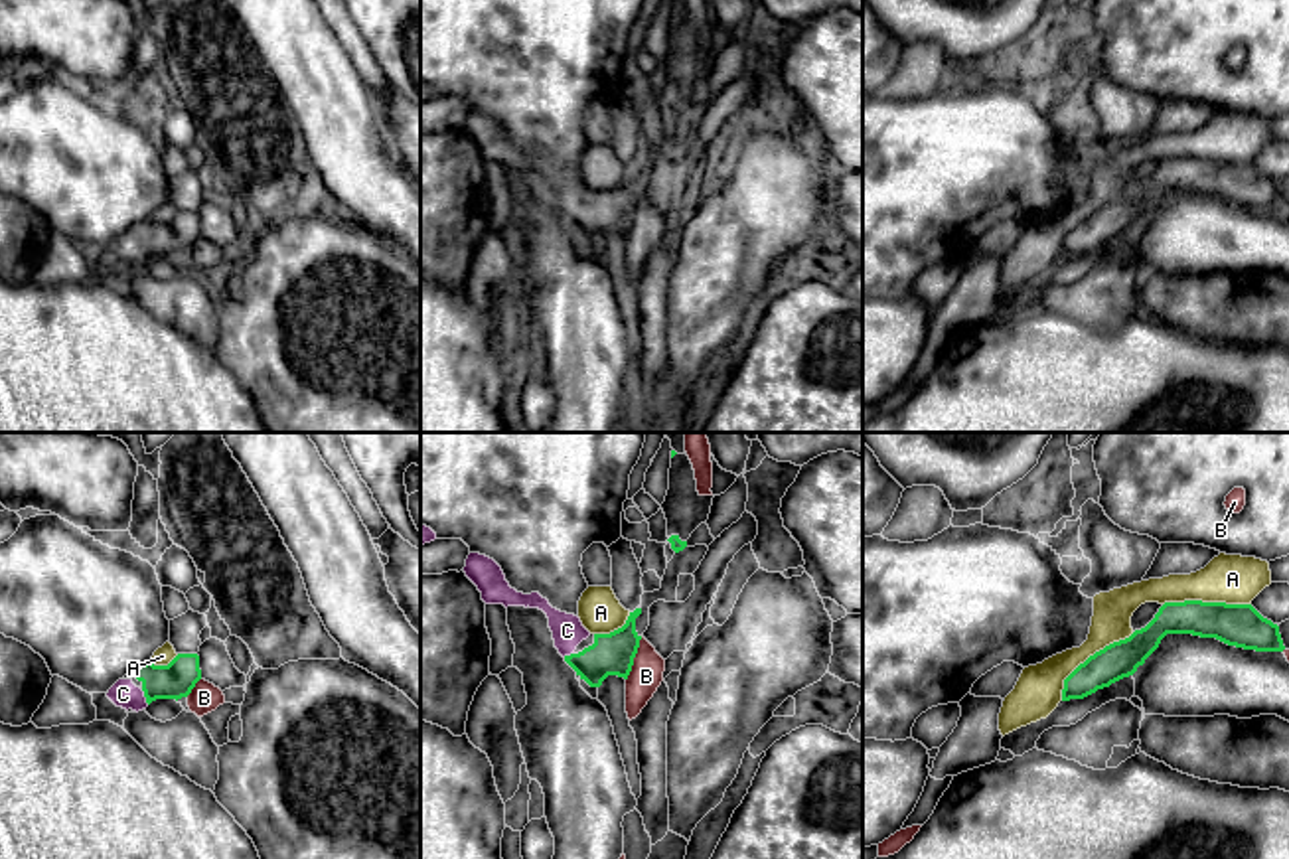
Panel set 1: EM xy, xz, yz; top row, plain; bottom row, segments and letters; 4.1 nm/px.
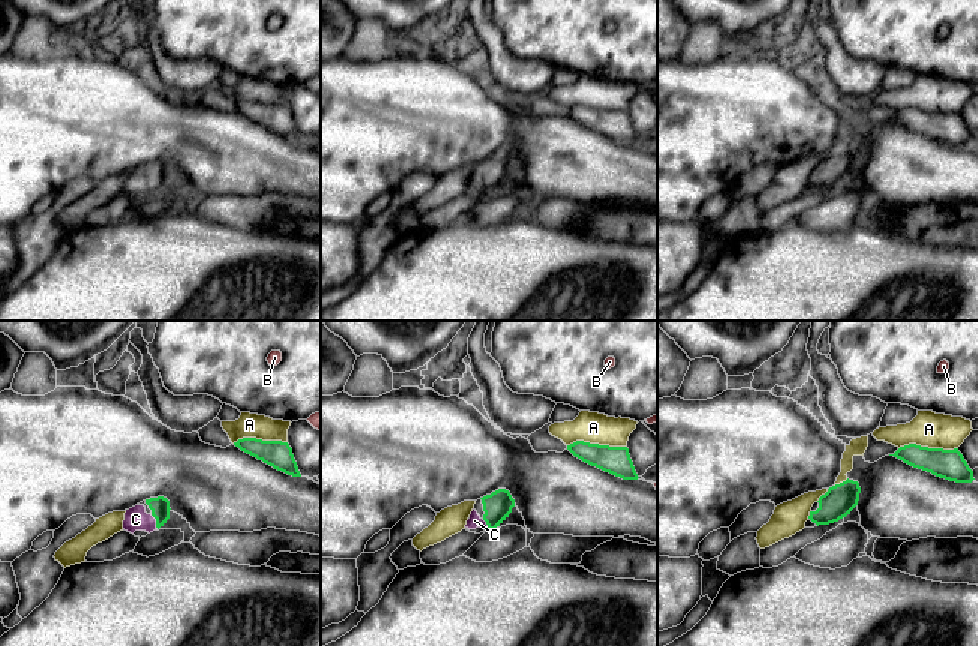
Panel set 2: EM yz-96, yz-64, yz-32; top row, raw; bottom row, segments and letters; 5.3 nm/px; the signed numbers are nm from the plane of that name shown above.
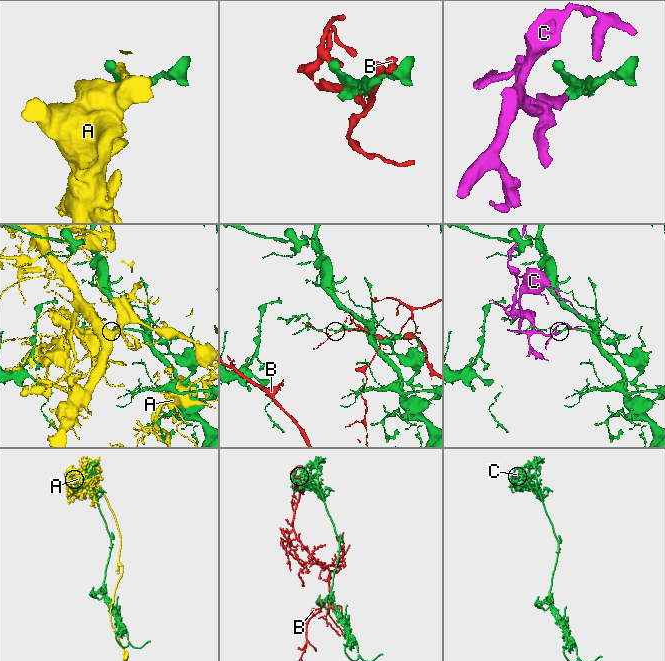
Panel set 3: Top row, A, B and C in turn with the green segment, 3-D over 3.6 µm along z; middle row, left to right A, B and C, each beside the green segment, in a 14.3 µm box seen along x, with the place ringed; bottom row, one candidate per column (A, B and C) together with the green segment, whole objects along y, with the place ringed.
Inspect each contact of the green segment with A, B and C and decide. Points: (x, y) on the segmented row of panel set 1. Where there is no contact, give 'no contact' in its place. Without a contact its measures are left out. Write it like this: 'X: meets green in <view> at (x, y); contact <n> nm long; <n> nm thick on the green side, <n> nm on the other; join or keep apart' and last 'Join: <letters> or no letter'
A: meets green in yz at (1090, 656); contact 400 nm long; 150 nm thick on the green side, 190 nm on the other; keep apart
B: meets green in xz at (634, 656); contact 200 nm long; 180 nm thick on the green side, 140 nm on the other; keep apart
C: meets green in xy at (145, 696); contact 70 nm long; 150 nm thick on the green side, 110 nm on the other; join
Join: C

